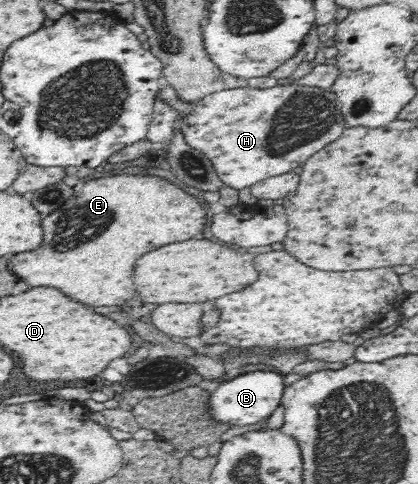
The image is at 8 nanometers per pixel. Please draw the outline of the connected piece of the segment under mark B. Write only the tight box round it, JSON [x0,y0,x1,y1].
[206,370,285,428]

